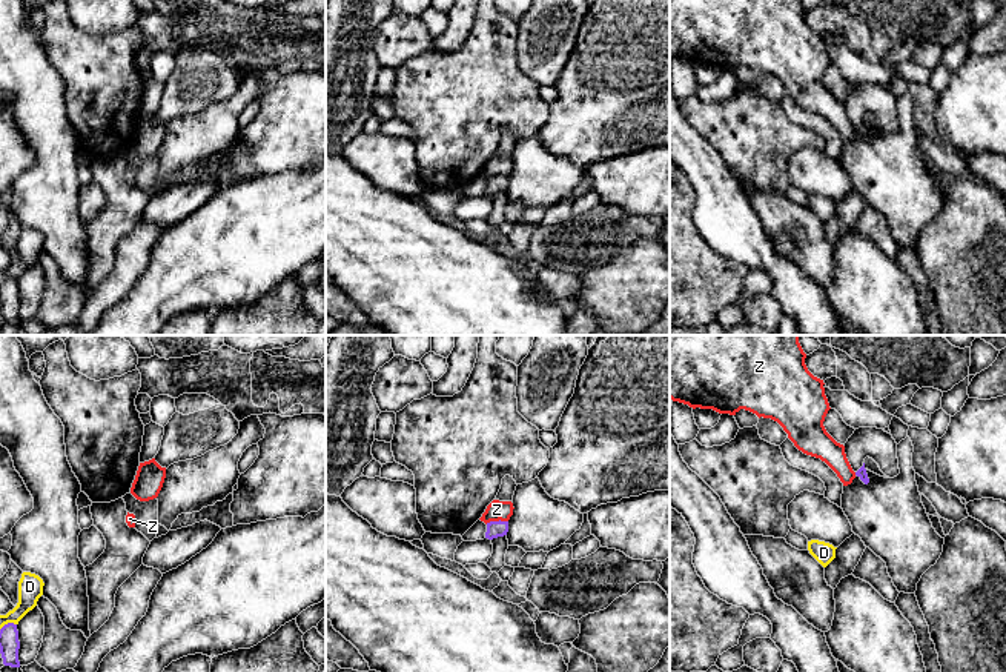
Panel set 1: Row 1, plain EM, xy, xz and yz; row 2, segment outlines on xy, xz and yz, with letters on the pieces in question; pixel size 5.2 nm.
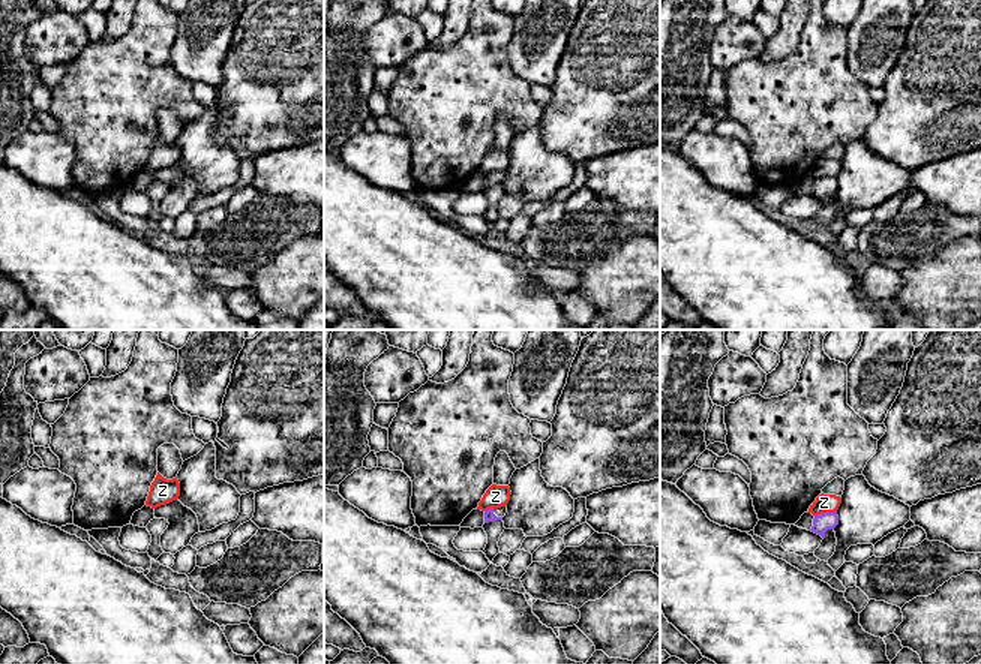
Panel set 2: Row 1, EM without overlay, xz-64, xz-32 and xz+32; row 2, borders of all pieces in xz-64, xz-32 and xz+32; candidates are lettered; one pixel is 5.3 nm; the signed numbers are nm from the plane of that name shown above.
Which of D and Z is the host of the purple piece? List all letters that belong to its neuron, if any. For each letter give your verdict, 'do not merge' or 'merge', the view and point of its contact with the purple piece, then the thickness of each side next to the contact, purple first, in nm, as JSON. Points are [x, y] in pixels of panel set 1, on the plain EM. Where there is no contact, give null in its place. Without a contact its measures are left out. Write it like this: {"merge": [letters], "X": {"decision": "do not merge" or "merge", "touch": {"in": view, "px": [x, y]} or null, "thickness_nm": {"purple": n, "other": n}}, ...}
{"merge": [], "D": {"decision": "do not merge", "touch": {"in": "xy", "px": [8, 279]}, "thickness_nm": {"purple": 110, "other": 130}}, "Z": {"decision": "do not merge", "touch": {"in": "xz", "px": [496, 177]}, "thickness_nm": {"purple": 90, "other": 100}}}

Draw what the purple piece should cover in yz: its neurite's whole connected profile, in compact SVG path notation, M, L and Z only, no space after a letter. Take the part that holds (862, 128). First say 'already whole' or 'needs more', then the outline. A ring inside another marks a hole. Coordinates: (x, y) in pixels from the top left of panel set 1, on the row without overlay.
needs more; M859 83L845 98L846 114L855 131L865 138L869 138L865 114L872 114L880 126L894 134L900 129L897 114L897 98L891 89L877 83Z

